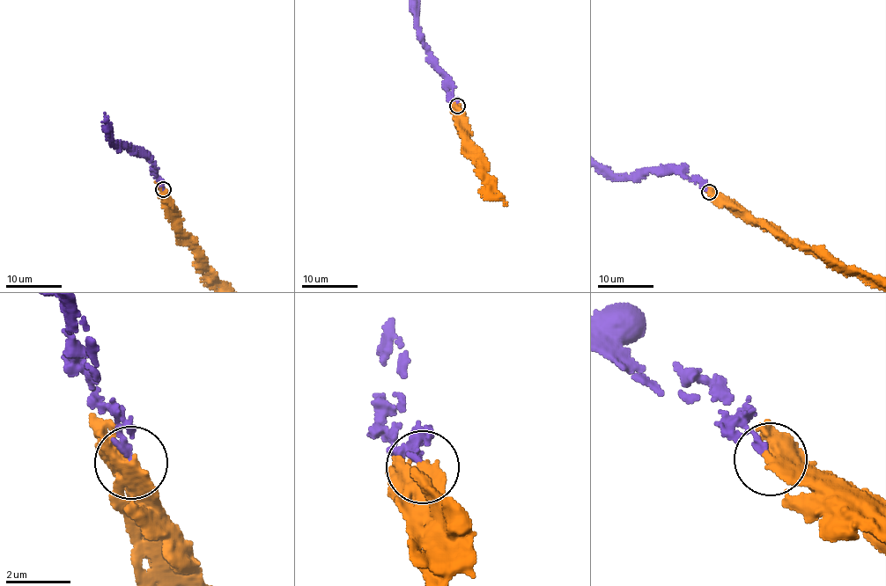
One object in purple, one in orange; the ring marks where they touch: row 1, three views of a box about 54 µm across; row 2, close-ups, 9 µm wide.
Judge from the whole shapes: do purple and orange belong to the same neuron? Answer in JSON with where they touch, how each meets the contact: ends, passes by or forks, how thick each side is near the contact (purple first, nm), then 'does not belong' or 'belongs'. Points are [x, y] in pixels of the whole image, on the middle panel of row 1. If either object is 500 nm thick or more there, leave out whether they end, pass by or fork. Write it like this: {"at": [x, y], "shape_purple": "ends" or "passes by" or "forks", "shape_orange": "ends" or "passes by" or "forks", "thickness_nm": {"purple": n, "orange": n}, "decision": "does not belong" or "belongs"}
{"at": [457, 106], "thickness_nm": {"purple": 160, "orange": 700}, "decision": "belongs"}

